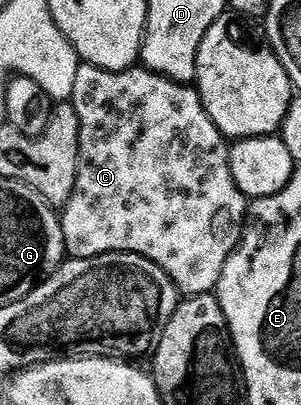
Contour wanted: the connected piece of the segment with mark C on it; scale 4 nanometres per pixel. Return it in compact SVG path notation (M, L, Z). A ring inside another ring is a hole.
M80 64L77 79L73 83L73 91L69 104L77 111L79 120L79 158L77 159L77 183L73 187L73 195L61 209L63 222L63 238L67 244L67 257L71 259L93 259L106 253L136 253L161 267L165 275L175 284L180 294L196 297L202 293L218 290L221 271L225 271L225 263L243 240L243 231L247 221L248 198L244 197L233 179L231 170L231 150L228 138L209 119L203 101L199 98L198 88L181 85L160 77L146 67L132 67L121 71L98 69L96 65Z

